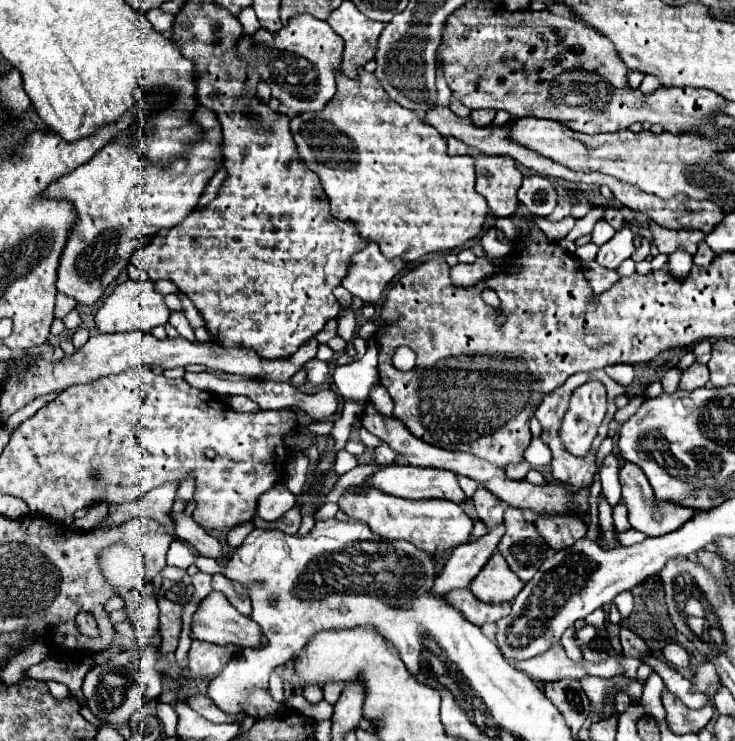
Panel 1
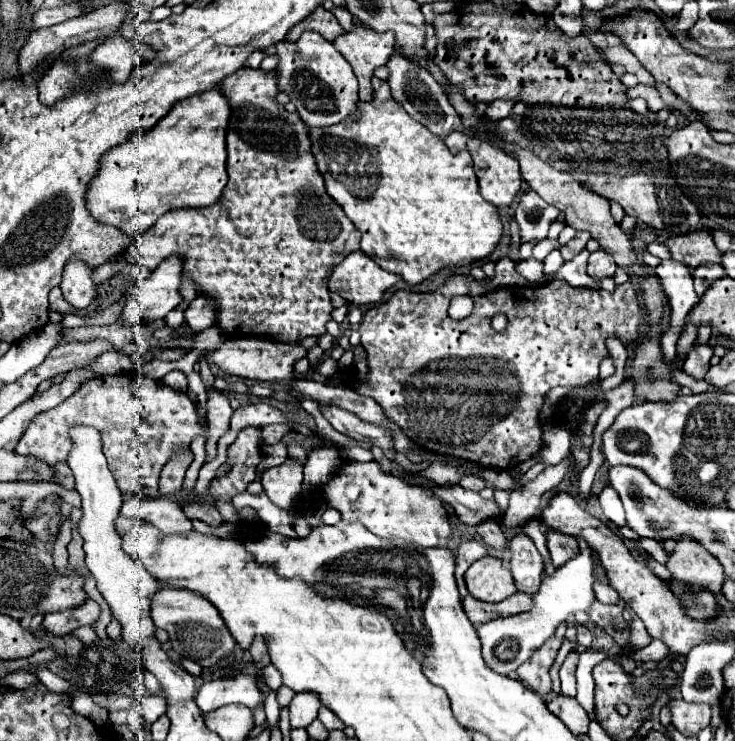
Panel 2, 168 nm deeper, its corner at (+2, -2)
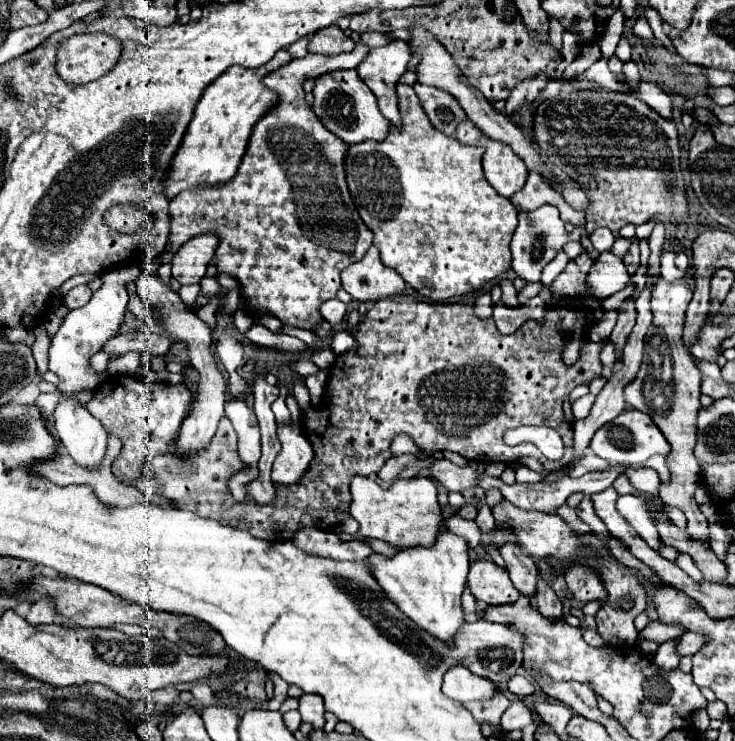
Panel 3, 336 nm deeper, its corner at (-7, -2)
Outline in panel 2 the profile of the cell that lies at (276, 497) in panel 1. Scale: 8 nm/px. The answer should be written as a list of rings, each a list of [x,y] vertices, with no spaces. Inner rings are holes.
[[[286,459],[282,465],[270,467],[262,473],[262,487],[268,499],[280,509],[294,509],[296,499],[302,495],[302,469],[304,463]]]

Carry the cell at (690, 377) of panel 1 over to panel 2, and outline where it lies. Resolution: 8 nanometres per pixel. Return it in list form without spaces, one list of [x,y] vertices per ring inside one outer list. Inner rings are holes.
[[[700,343],[694,345],[692,351],[688,353],[686,361],[684,361],[684,371],[688,375],[692,375],[694,379],[704,379],[706,371],[710,369],[710,359],[714,355],[714,347],[710,343]]]

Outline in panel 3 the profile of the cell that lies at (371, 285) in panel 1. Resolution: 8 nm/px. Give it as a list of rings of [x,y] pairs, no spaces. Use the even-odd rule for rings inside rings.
[[[369,247],[363,259],[341,271],[341,283],[355,301],[397,297],[405,289],[405,281],[397,277],[393,269],[381,263],[379,251],[375,247]]]

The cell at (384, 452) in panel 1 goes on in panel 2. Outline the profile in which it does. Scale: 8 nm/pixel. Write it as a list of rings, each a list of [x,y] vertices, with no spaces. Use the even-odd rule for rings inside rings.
[[[348,463],[324,485],[328,507],[340,511],[344,521],[360,523],[378,537],[396,537],[422,547],[440,547],[452,539],[452,527],[442,501],[420,483],[406,483],[386,475],[378,463]]]

